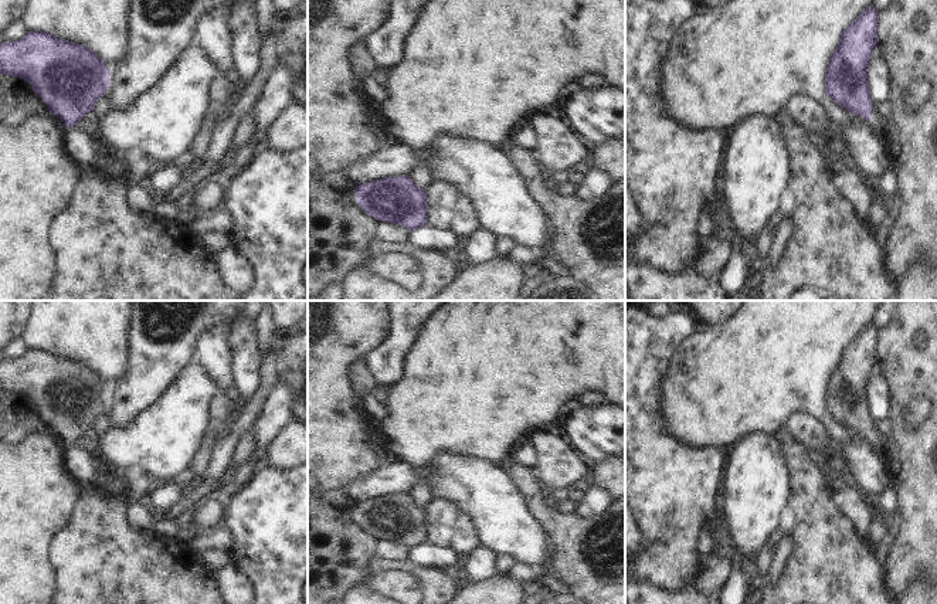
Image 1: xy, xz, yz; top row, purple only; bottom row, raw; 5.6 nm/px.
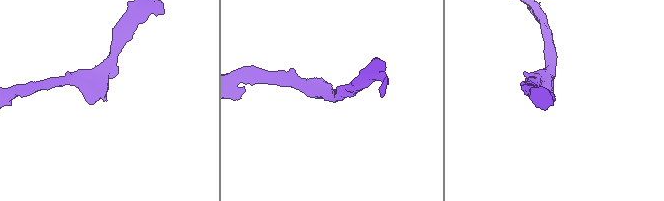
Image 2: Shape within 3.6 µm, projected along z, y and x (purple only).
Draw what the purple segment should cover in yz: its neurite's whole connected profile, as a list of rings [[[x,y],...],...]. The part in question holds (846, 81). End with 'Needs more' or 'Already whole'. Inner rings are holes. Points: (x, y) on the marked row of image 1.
[[[872,4],[848,26],[828,61],[825,92],[851,113],[862,116],[886,145],[894,132],[873,105],[869,89],[869,62],[879,43],[877,27],[879,13]]]. Needs more.

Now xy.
[[[44,31],[1,43],[0,74],[30,82],[65,128],[94,111],[111,86],[111,69],[91,48]]]. Already whole.

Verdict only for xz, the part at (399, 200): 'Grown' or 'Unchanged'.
Unchanged.

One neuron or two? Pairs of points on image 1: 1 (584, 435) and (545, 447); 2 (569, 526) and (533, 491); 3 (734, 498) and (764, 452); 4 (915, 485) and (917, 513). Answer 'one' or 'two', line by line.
1: two
2: one
3: one
4: one

